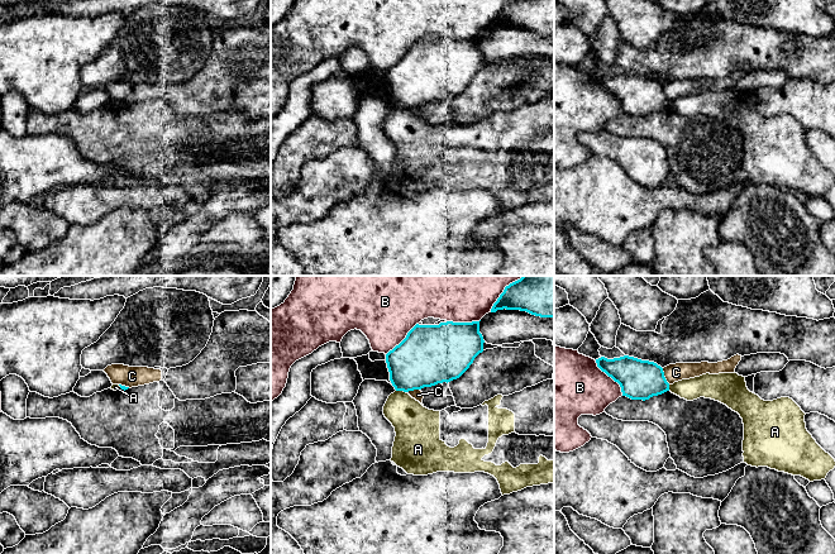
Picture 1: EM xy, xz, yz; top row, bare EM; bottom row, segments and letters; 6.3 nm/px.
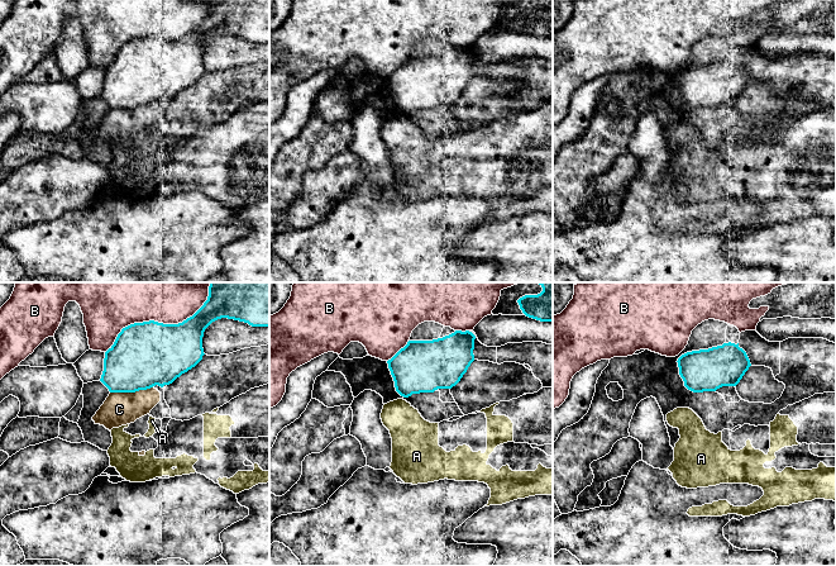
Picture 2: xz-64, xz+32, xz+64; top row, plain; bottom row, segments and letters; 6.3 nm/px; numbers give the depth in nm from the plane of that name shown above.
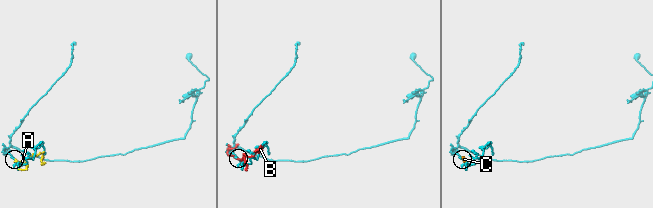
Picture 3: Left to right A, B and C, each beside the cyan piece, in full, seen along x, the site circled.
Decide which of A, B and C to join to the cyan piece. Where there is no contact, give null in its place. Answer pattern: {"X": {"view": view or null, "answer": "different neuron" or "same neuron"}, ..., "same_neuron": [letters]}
{"A": {"view": "xz", "answer": "different neuron"}, "B": {"view": "yz", "answer": "different neuron"}, "C": {"view": "yz", "answer": "different neuron"}, "same_neuron": []}

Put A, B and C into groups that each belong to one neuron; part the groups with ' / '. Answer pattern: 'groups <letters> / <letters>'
groups A / B / C

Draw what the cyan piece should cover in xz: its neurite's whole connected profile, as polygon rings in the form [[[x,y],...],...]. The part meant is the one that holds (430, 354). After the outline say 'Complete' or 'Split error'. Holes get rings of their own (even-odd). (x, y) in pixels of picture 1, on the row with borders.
[[[479,321],[440,323],[439,325],[416,324],[406,338],[386,354],[390,381],[396,391],[414,391],[459,378],[483,352]]]. Complete

